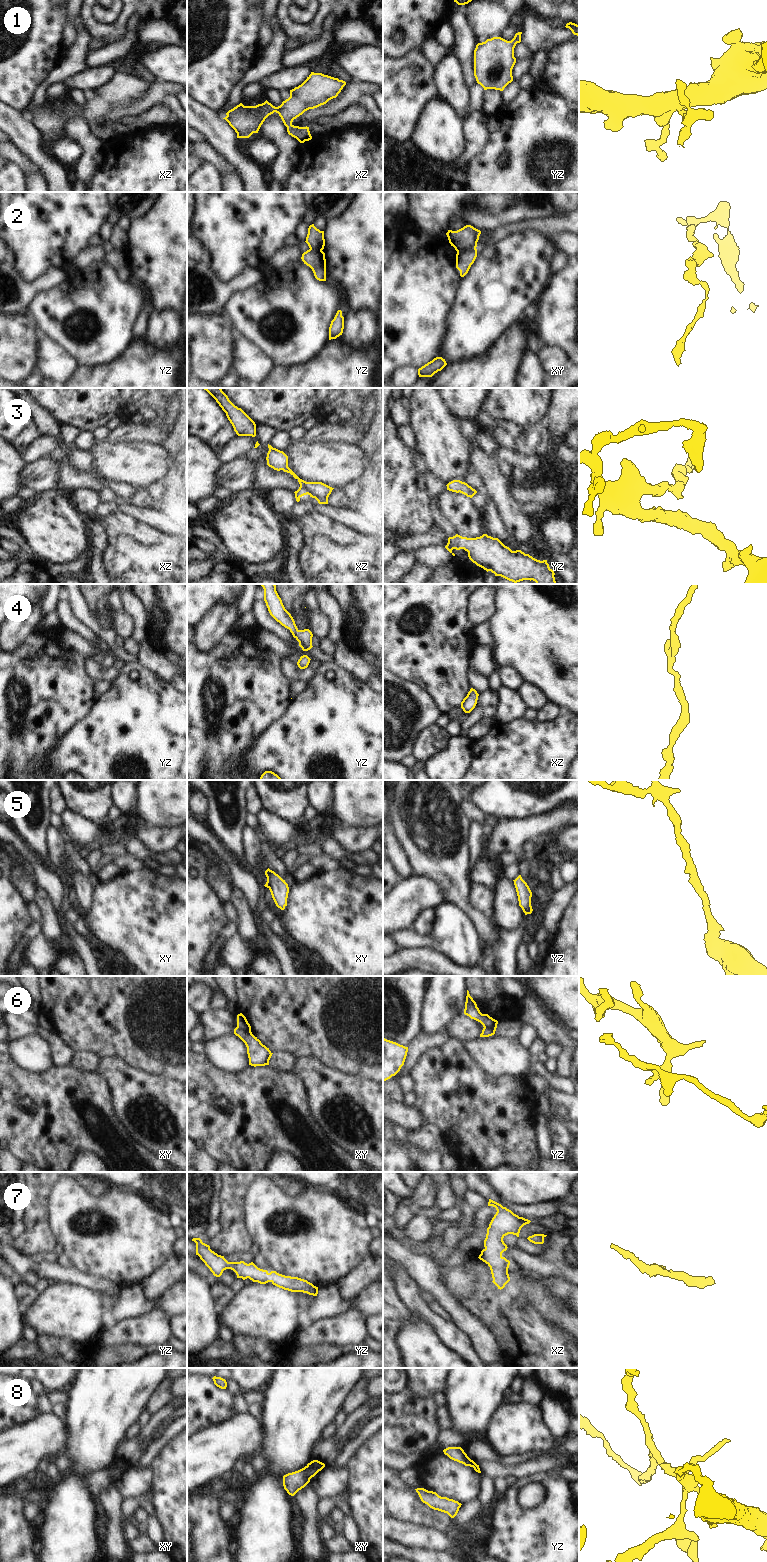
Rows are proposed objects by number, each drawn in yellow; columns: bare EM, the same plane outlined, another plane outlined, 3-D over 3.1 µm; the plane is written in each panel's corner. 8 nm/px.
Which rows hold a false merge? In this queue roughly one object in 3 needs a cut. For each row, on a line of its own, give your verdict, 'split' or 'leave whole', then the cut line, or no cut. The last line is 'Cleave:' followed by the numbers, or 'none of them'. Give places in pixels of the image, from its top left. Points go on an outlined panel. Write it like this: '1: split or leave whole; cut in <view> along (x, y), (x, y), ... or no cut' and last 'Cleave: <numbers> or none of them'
1: leave whole; no cut
2: split; cut in xy along (475, 248), (466, 248), (457, 252)
3: leave whole; no cut
4: leave whole; no cut
5: leave whole; no cut
6: split; cut in xy along (237, 1026), (250, 1031)
7: leave whole; no cut
8: leave whole; no cut
Cleave: 2, 6

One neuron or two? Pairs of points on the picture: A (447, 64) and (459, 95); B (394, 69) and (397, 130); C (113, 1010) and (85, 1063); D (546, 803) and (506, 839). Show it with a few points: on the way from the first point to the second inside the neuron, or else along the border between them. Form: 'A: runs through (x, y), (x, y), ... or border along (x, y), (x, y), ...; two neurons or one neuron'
A: runs through (449, 72), (449, 75), (454, 80), (454, 87); one neuron
B: runs through (394, 84), (394, 111), (396, 115); one neuron
C: border along (77, 1052), (93, 1051), (101, 1059); two neurons
D: border along (556, 809), (539, 815), (510, 819); two neurons

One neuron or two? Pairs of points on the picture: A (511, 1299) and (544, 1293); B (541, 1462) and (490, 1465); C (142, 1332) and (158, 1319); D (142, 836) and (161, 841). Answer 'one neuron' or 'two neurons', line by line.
A: two neurons
B: one neuron
C: one neuron
D: one neuron

